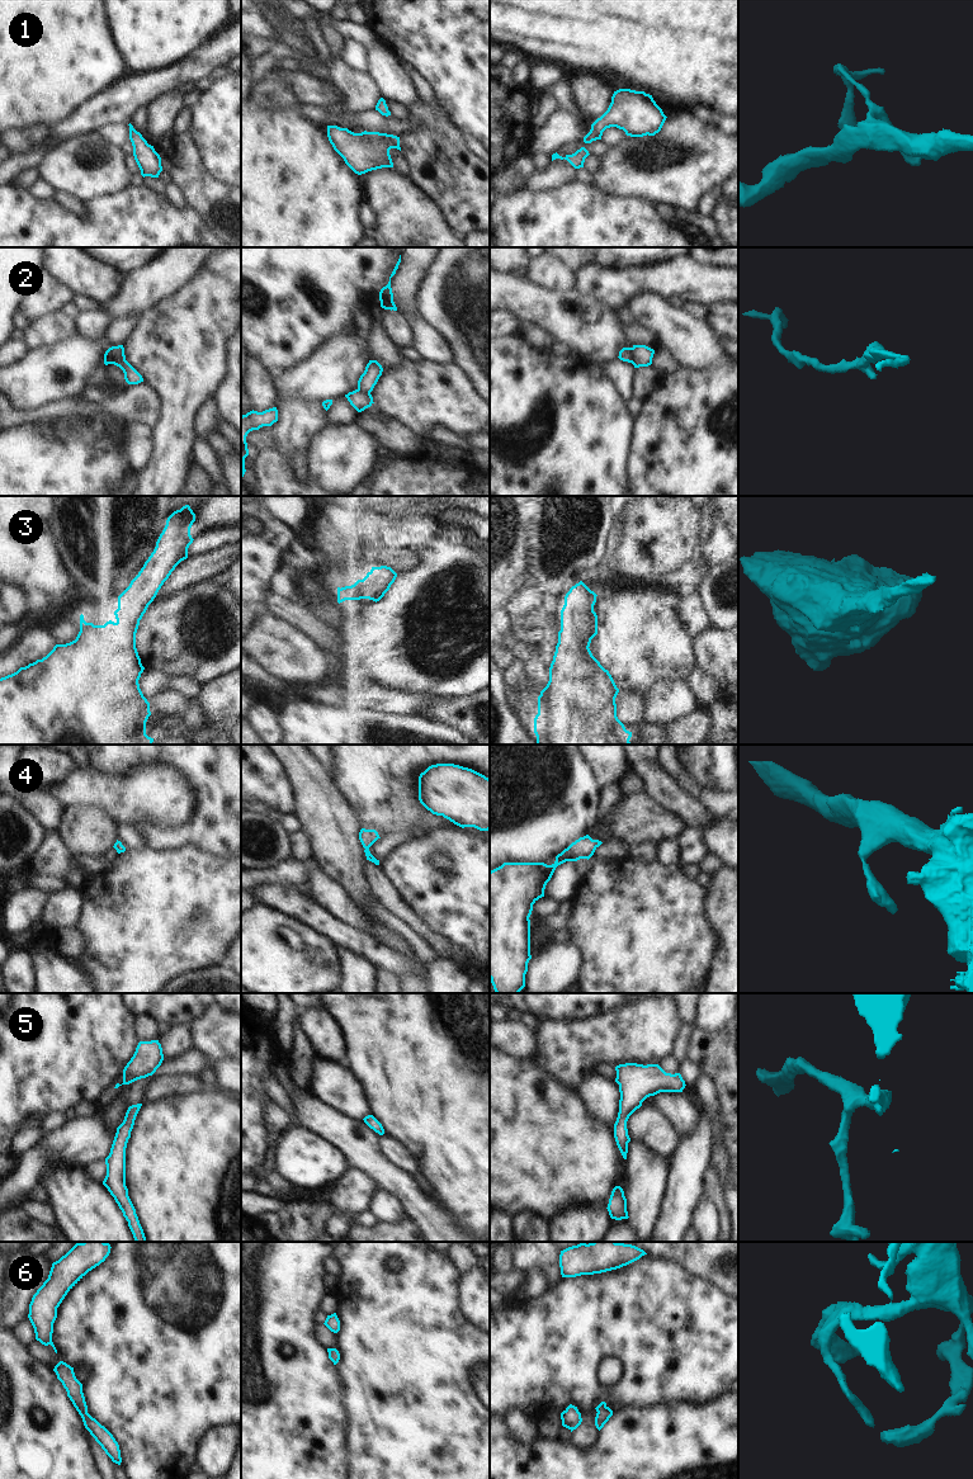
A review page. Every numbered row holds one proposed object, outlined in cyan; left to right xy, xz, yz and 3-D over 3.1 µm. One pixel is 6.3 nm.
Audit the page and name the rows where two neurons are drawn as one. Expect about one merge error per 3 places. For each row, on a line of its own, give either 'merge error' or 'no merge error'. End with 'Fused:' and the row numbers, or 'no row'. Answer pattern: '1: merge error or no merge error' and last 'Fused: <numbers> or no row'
1: no merge error
2: merge error
3: no merge error
4: no merge error
5: no merge error
6: no merge error
Fused: 2

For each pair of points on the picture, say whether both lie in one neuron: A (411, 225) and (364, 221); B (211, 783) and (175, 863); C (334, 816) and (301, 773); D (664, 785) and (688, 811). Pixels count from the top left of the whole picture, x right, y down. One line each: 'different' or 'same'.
A: different
B: different
C: same
D: same

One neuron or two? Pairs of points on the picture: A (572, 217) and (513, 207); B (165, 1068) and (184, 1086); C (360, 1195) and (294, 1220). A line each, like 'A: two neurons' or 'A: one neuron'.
A: one neuron
B: two neurons
C: one neuron

